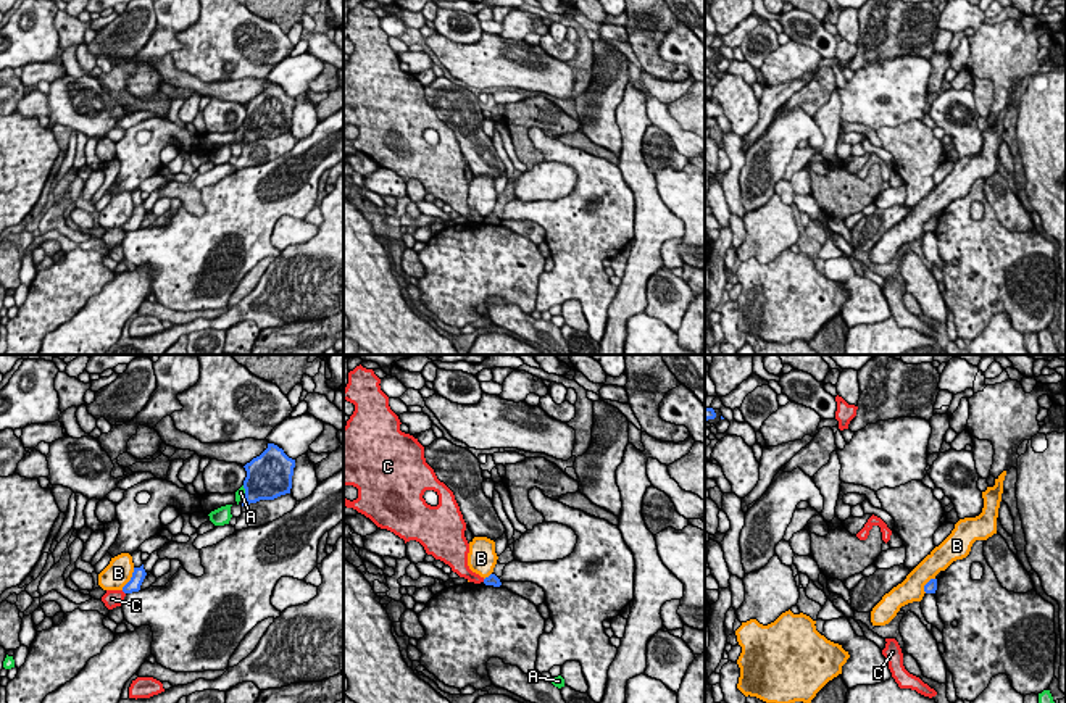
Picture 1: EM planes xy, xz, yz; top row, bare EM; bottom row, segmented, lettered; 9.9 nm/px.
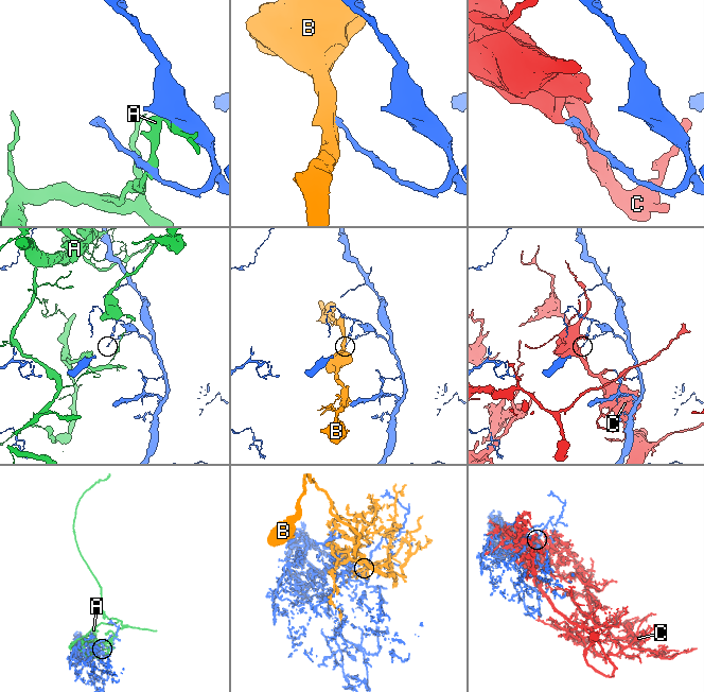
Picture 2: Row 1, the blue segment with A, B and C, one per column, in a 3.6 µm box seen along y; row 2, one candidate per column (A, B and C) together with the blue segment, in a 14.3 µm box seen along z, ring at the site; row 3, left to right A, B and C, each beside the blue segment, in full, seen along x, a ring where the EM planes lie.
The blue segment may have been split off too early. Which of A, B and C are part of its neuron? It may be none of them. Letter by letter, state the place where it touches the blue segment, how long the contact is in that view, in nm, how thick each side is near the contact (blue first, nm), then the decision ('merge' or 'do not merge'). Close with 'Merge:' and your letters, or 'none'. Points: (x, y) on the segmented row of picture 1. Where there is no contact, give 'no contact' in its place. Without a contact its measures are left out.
A: meets blue in xy at (245, 490); contact 110 nm long; 420 nm thick on the blue side, 90 nm on the other; do not merge
B: meets blue in xy at (131, 579); contact 260 nm long; 130 nm thick on the blue side, 280 nm on the other; do not merge
C: no contact; do not merge
Merge: none

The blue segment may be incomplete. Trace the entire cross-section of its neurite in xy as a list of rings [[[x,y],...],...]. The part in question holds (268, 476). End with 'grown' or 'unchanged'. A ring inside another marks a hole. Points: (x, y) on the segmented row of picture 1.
[[[268,443],[268,448],[244,468],[247,477],[242,506],[290,493],[295,460],[289,458],[277,445]]] | unchanged

